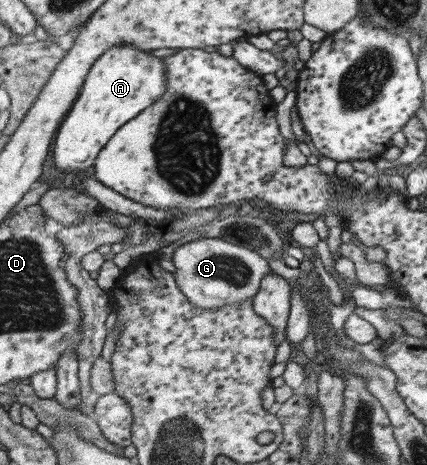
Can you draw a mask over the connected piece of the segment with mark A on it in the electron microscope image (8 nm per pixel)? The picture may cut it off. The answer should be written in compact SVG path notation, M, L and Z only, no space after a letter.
M130 43L112 45L107 51L102 52L102 55L96 58L96 61L88 69L78 95L64 115L64 121L61 121L60 128L56 132L57 138L54 138L54 147L52 148L52 159L56 169L65 175L71 172L82 175L88 167L93 166L97 153L117 130L144 108L156 102L164 92L166 92L164 57L152 56L150 51L138 49Z

